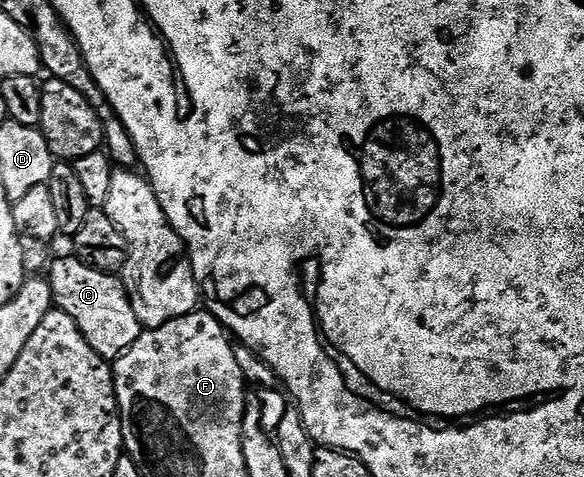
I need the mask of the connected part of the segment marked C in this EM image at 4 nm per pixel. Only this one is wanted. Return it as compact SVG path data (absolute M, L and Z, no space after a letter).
M78 256L70 257L56 257L49 267L54 305L73 316L77 328L81 328L93 352L108 360L119 358L126 350L133 348L133 344L137 344L145 329L137 320L137 312L133 312L126 285L116 275L93 268Z

